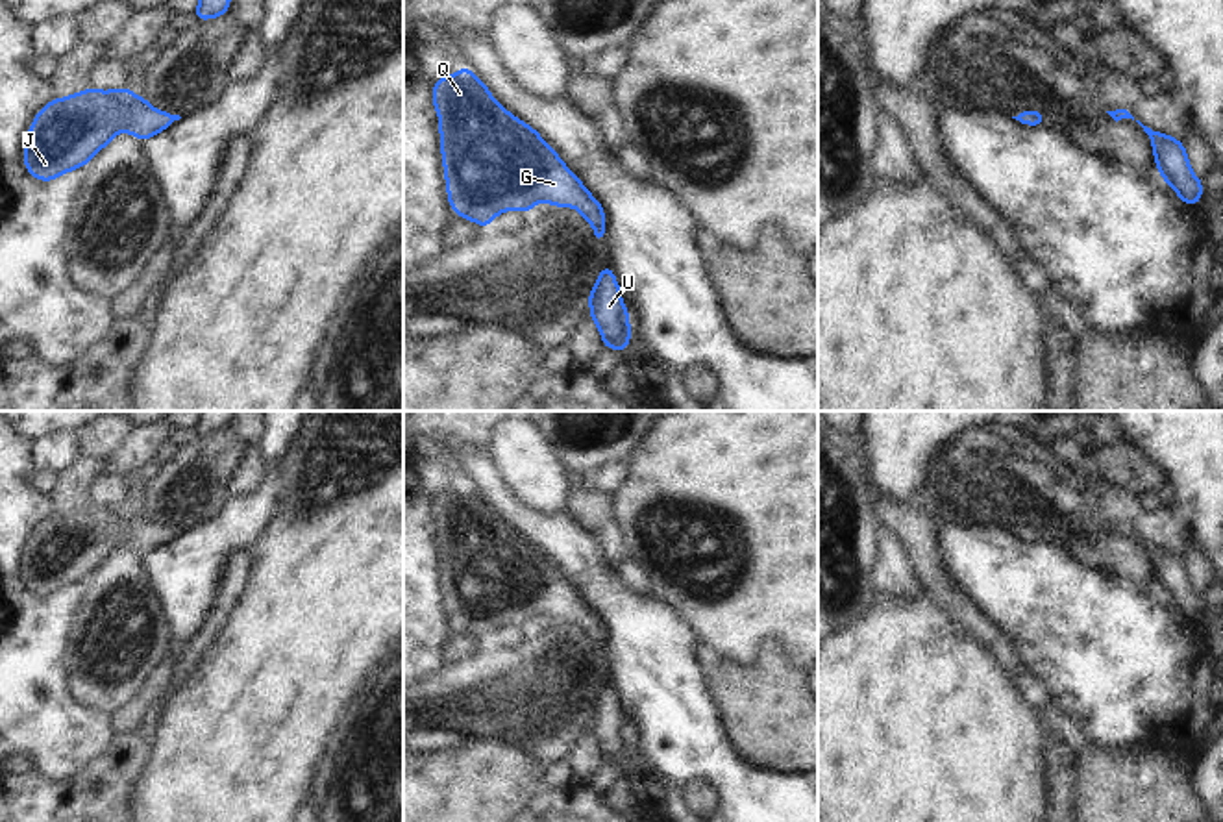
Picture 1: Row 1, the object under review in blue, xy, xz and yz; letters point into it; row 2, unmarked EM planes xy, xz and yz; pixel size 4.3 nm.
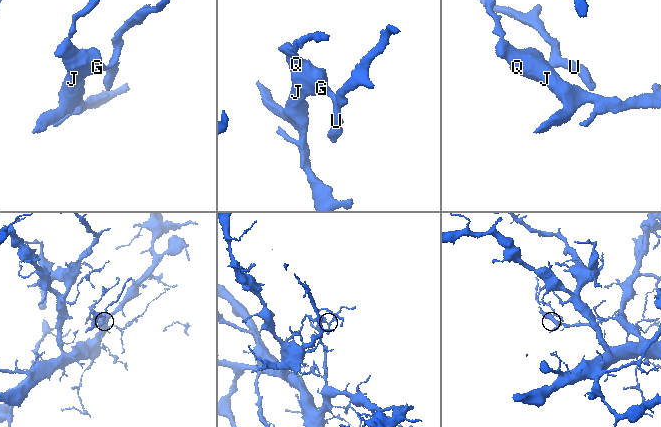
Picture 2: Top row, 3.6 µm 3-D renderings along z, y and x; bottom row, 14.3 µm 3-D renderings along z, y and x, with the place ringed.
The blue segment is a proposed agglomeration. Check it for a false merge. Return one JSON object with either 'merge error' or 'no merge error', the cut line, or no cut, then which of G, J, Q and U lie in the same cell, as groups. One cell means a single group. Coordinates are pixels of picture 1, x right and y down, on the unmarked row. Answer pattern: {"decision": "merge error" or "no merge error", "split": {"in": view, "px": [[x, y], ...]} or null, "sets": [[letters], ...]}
{"decision": "no merge error", "split": null, "sets": [["G", "J", "Q", "U"]]}

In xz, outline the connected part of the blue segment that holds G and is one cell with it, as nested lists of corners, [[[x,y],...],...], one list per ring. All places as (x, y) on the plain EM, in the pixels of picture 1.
[[[468,480],[433,496],[433,520],[440,531],[446,605],[455,631],[490,642],[498,628],[527,628],[546,615],[553,622],[577,622],[594,650],[603,652],[599,616],[538,546],[492,513]]]

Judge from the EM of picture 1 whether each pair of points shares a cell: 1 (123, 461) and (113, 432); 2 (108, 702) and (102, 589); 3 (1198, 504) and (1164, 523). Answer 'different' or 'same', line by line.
1: different
2: same
3: different

